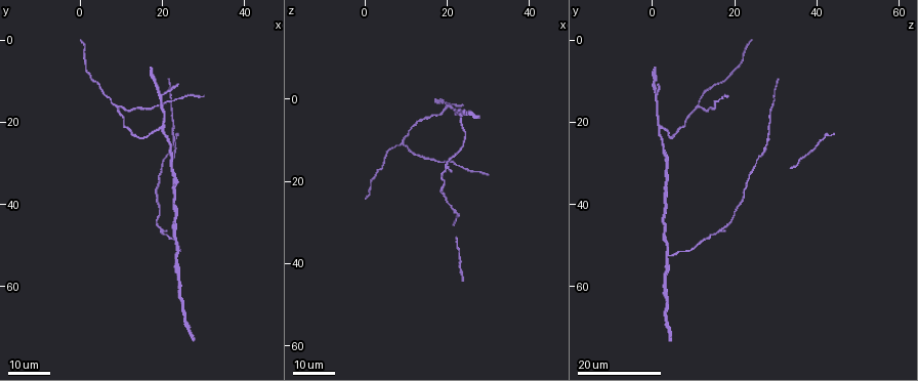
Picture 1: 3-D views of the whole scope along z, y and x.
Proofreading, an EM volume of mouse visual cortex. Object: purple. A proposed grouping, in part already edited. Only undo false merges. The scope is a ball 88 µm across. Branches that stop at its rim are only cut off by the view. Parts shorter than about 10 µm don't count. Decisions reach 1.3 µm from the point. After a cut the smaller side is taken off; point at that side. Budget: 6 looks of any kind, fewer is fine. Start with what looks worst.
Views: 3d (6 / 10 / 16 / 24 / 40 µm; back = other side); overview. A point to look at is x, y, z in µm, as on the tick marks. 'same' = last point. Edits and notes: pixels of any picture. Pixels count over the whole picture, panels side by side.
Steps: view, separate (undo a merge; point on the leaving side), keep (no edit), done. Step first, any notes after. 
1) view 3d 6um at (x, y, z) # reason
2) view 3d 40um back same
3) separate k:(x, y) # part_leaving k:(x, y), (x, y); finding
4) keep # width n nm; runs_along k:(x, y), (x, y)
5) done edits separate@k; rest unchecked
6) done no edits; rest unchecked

view 3d 16um at (20.0, 21.0, 2.0) # three-way junction

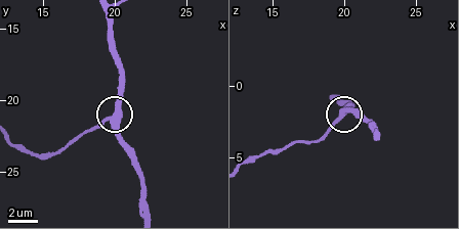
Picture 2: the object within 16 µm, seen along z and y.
view 3d 10um at (20.0, 21.2, 2.0)

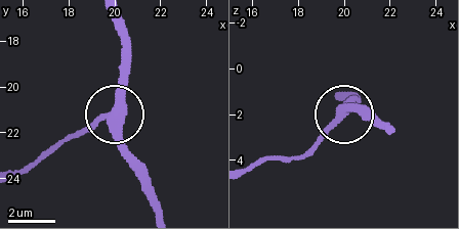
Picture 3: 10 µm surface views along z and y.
keep # width 360 nm; runs_along 3:(156, 209), (143, 168), (122, 139), (117, 109), (122, 52); all the same cell

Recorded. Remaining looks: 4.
view 3d 16um at (9.0, 16.0, 11.0) # three arms meet

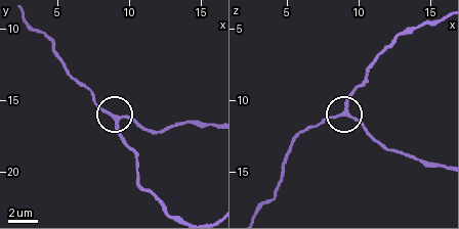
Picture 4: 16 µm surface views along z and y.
view 3d 10um at (9.0, 16.4, 10.8) # zoom in

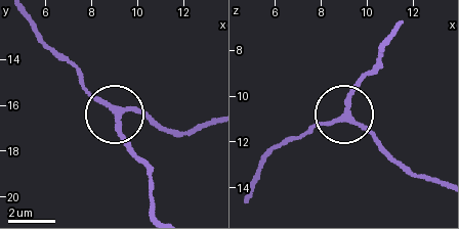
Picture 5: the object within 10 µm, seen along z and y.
keep # width 200 nm; one cell here

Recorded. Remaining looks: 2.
view 3d 24um at (23.5, 52.0, 4.0) # three-way junction

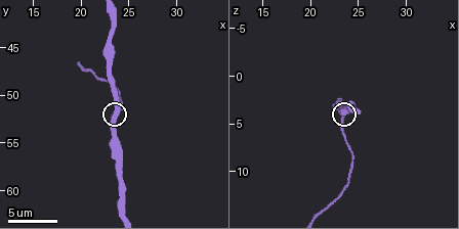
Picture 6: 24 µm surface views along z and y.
view 3d 10um same

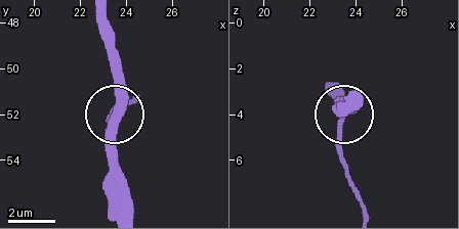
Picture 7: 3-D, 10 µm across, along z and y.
keep # arms 3; runs_along 7:(107, 19), (107, 43), (119, 78), (113, 193); continuous, no second cell

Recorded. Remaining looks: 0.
done no edits; rest unchecked

